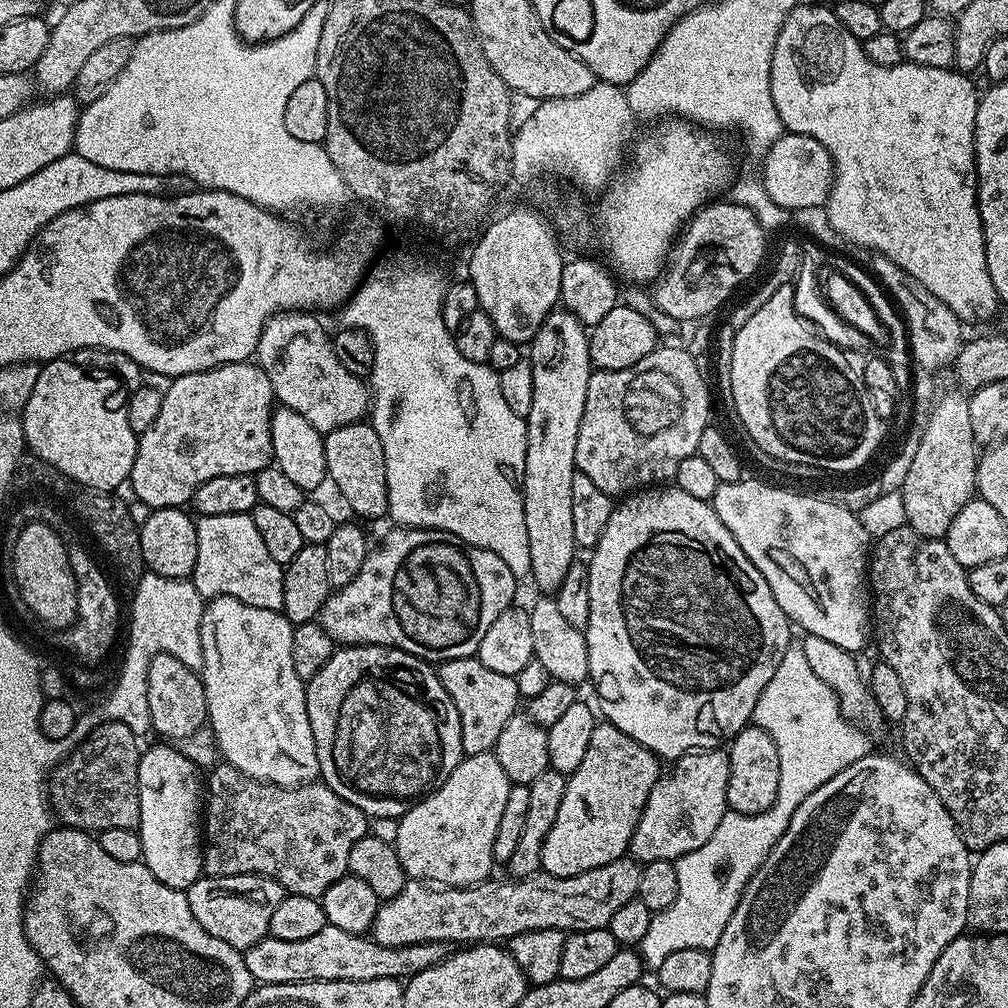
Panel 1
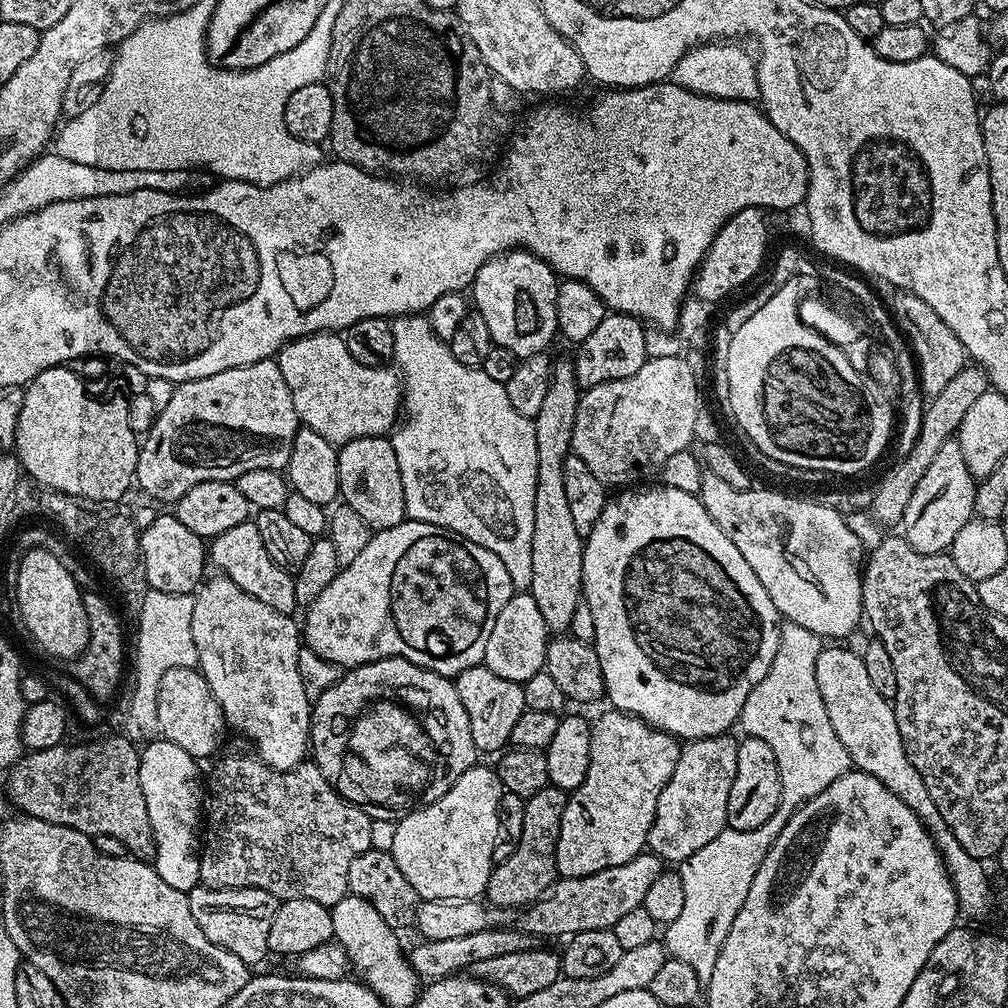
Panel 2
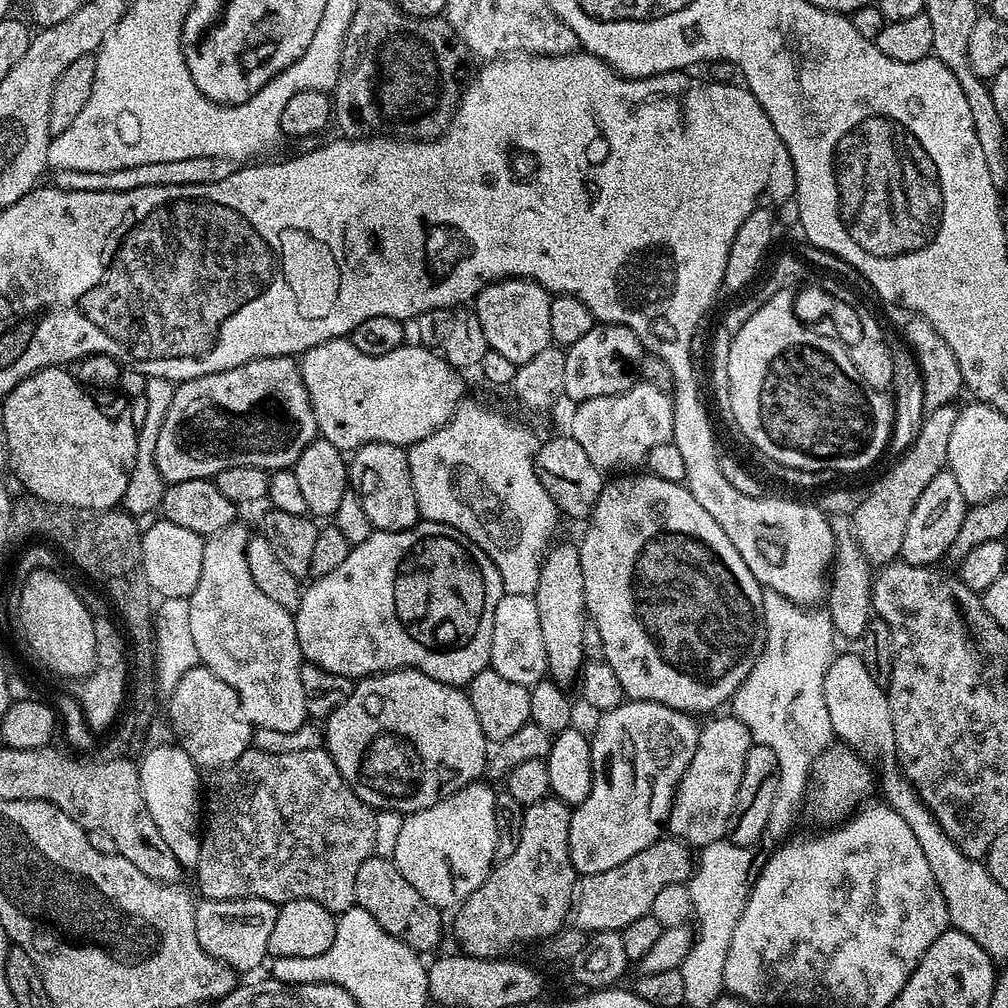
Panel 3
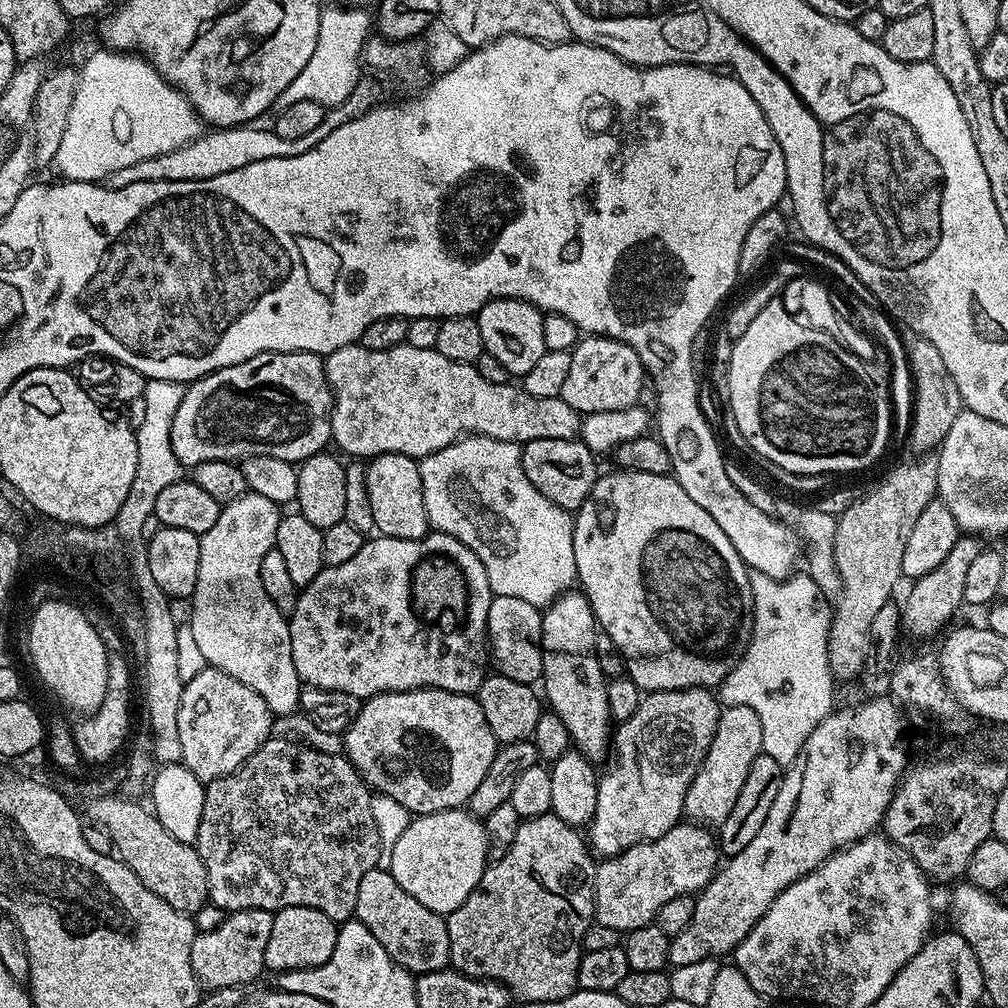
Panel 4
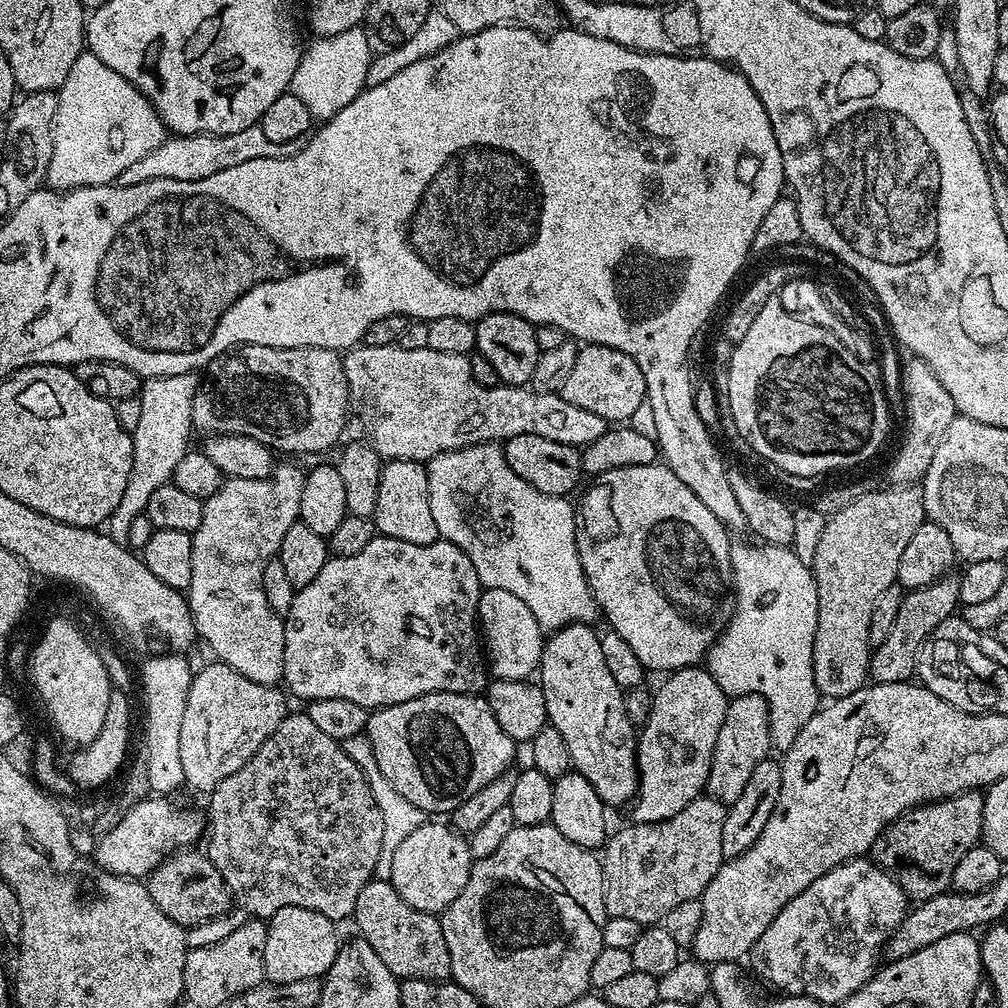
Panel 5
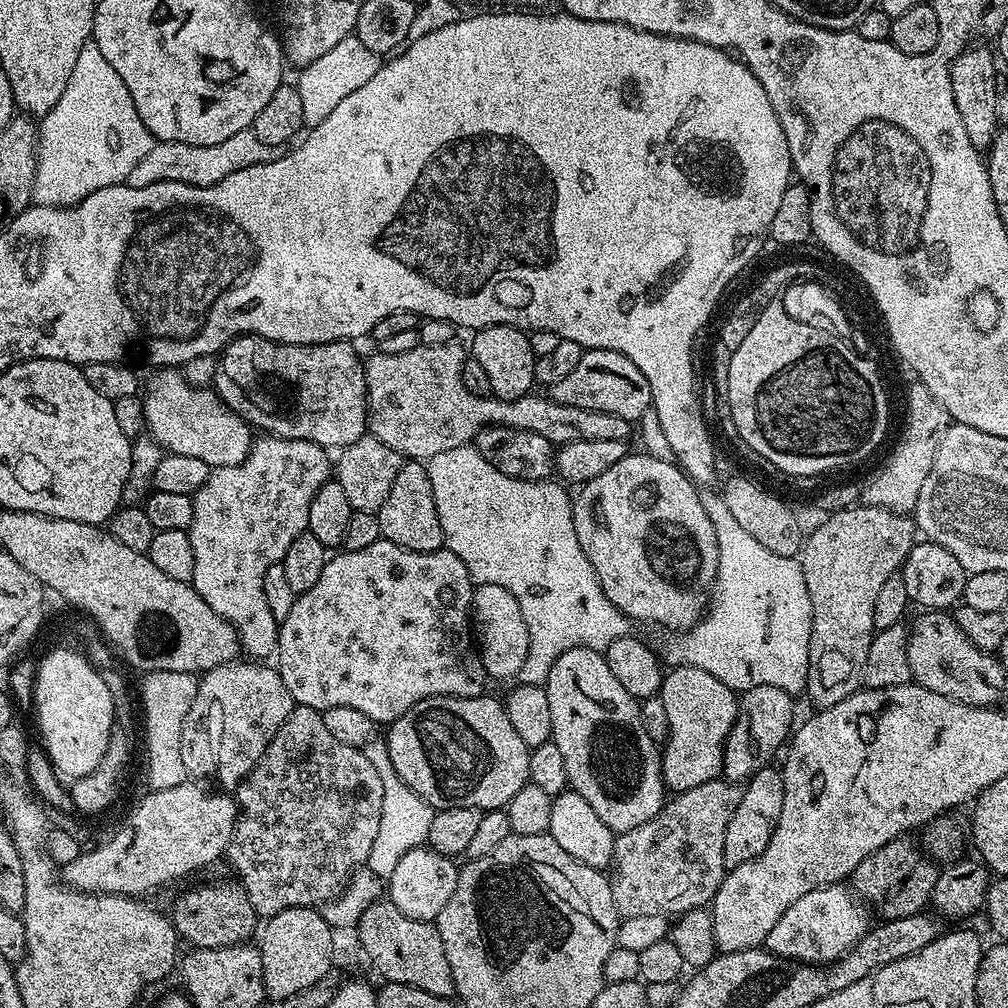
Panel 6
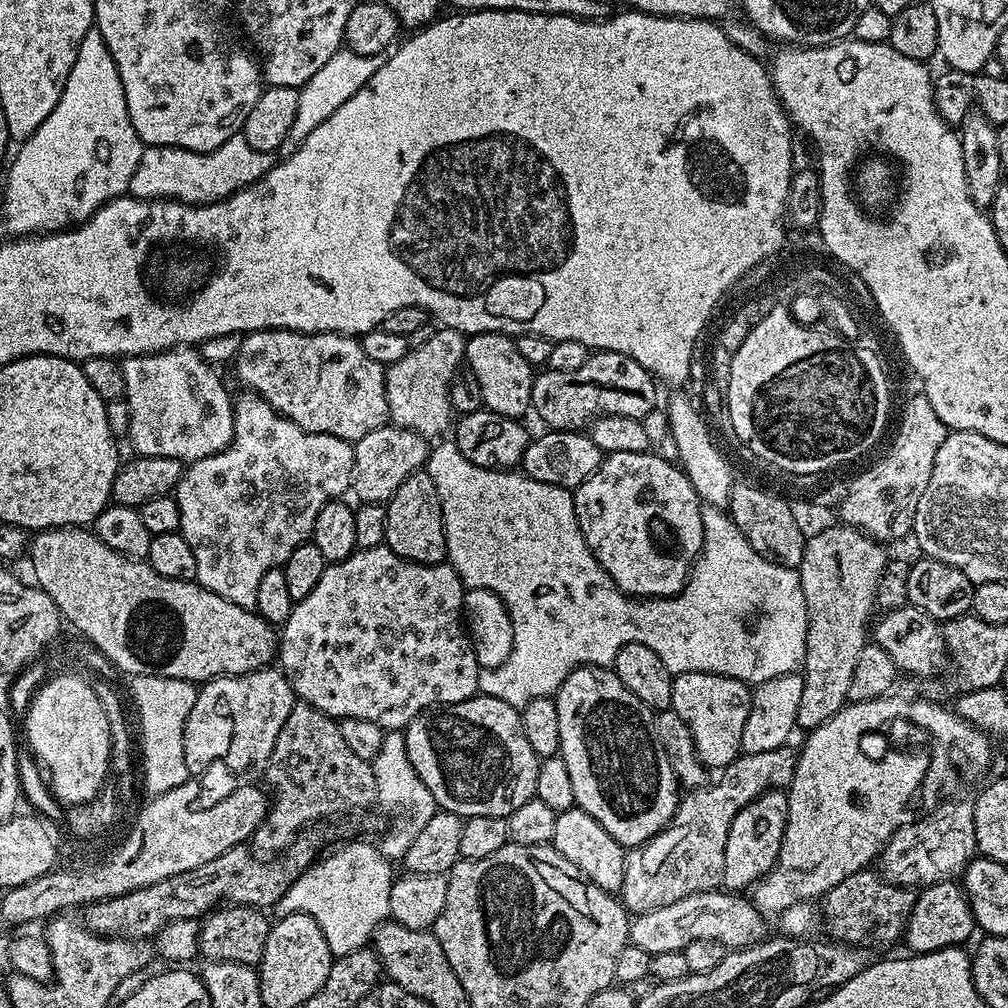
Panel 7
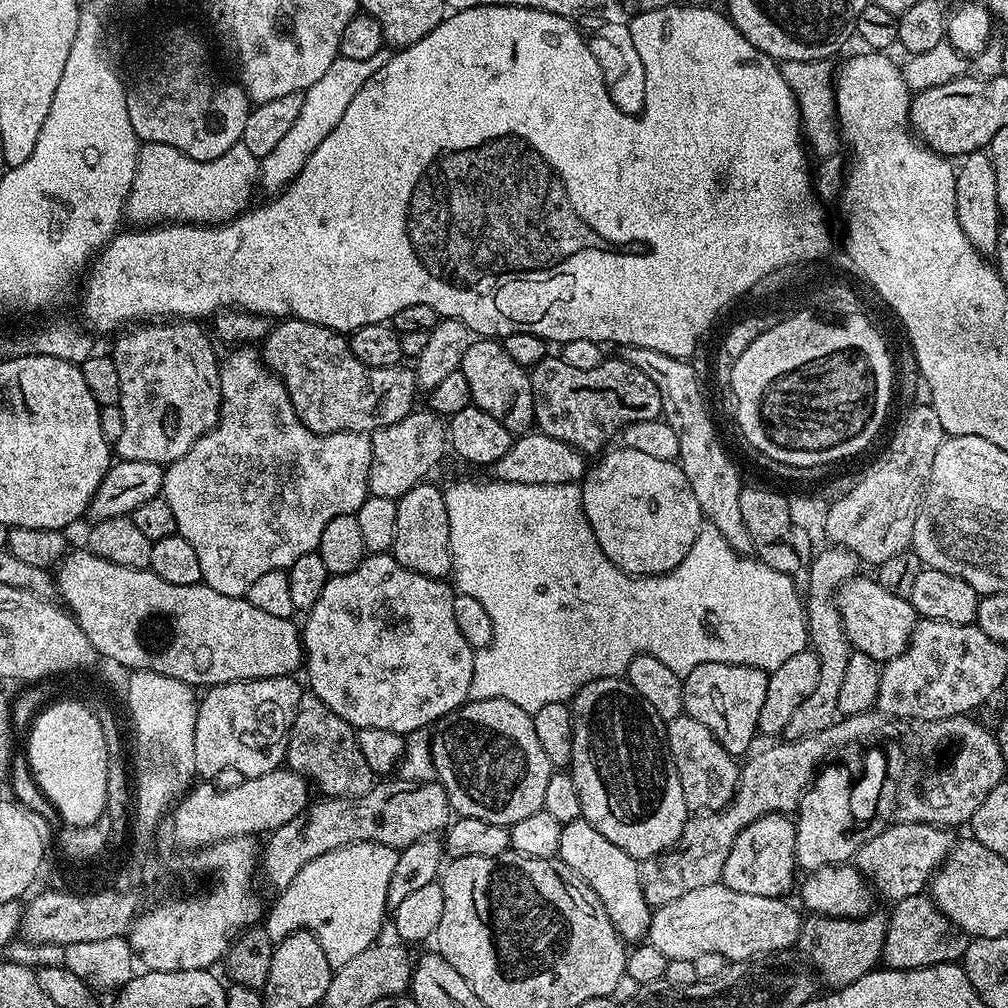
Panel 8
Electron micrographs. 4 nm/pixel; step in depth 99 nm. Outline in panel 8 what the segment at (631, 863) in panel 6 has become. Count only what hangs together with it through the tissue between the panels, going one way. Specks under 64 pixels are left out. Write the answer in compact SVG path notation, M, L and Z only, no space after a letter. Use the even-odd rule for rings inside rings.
M745 759L740 770L740 783L727 808L693 815L684 824L680 840L673 848L640 864L640 885L646 902L653 909L661 908L682 898L682 894L690 894L690 890L721 883L722 866L726 866L726 854L730 854L734 838L759 816L780 814L780 806L793 804L799 808L803 797L804 794L796 796L796 782L768 782L768 760Z

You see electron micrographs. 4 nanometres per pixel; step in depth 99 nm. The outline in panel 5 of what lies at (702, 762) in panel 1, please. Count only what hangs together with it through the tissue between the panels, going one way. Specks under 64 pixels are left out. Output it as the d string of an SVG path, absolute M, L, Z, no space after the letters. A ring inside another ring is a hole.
M742 694L729 699L726 718L722 730L718 730L718 742L714 746L714 758L710 762L707 795L713 796L721 804L732 804L742 794L750 774L758 767L758 762L769 759L773 751L770 732L770 710L766 698L758 694Z

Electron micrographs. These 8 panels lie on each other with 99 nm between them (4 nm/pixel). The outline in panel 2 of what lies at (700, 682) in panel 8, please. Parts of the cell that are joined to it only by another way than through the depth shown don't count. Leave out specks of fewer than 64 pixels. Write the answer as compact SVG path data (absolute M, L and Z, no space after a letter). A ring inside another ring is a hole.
M607 710L593 722L590 731L590 760L583 769L584 781L572 792L564 804L564 813L558 816L560 833L556 847L556 870L564 878L582 878L586 874L598 874L598 870L610 870L610 866L622 866L637 854L645 851L650 826L658 806L658 794L674 774L681 745L677 737L661 732L645 720L630 716L627 712Z

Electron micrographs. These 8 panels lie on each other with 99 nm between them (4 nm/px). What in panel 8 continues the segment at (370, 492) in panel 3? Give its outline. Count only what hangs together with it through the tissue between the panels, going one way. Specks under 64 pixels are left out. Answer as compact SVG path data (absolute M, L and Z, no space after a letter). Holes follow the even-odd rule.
M432 482L415 484L396 501L398 526L394 526L394 542L390 554L402 566L406 566L406 570L414 570L414 574L444 580L452 570L450 518L446 514L443 491L428 483Z

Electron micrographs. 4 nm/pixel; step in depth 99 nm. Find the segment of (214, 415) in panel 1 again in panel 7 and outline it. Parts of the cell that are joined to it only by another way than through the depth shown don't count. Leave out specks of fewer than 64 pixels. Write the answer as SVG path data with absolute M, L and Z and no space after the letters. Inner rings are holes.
M263 328L249 332L241 339L234 361L236 376L249 393L270 402L276 412L282 413L302 430L342 438L349 442L361 440L370 430L378 430L389 423L386 402L385 365L366 358L359 339L339 336L336 332L291 332L281 328Z

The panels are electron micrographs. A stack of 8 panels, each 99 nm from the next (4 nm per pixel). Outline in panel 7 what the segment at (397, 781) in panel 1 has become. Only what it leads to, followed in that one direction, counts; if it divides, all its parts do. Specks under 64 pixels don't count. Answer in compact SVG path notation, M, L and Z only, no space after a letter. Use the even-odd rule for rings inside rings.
M477 694L457 704L429 708L403 729L410 766L433 795L437 809L469 816L508 817L536 795L541 757L534 754L526 734L522 734L521 709L502 702L498 696Z

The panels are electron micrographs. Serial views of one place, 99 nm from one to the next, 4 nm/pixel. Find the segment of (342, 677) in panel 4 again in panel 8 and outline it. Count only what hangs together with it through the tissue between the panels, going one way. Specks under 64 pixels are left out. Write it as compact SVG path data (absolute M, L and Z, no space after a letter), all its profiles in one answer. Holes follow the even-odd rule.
M368 554L364 561L350 574L338 574L329 576L326 586L322 586L322 594L318 597L318 602L303 617L302 639L304 641L304 662L302 665L303 675L308 675L307 687L338 718L342 718L353 728L373 728L374 730L394 730L401 734L409 732L419 732L435 725L437 720L448 716L451 712L461 708L469 699L470 678L474 678L474 658L476 652L466 638L462 636L458 628L458 623L454 618L454 588L451 583L444 580L435 580L422 574L414 574L414 570L406 570L391 554Z

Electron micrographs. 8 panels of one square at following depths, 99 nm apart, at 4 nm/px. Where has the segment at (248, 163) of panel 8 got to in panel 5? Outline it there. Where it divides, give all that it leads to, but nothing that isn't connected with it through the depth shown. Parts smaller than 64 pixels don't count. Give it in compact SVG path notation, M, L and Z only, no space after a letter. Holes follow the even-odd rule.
M259 126L238 130L238 134L222 134L221 136L177 136L169 135L150 154L144 155L139 162L133 162L127 170L122 170L114 181L115 186L134 186L138 182L150 182L158 178L174 178L182 182L210 178L210 174L218 174L218 170L230 170L230 166L239 166L241 162L251 162L253 158L286 158L298 154L306 143L305 137L294 138L294 142L270 142L266 134L262 134Z

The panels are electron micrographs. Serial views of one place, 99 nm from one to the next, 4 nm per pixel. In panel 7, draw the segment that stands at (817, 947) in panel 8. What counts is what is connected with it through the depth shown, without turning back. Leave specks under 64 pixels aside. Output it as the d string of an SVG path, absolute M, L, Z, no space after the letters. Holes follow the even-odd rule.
M879 871L855 872L822 897L822 928L841 944L855 944L869 950L888 948L903 937L916 898L917 893L911 887L891 884Z

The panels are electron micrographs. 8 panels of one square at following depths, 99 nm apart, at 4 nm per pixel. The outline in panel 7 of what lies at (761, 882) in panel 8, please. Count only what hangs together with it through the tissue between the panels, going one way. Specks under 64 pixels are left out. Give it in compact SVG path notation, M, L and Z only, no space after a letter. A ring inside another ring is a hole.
M784 790L763 792L758 798L754 798L754 802L738 810L738 814L730 822L730 830L726 834L726 858L722 858L722 884L725 889L736 894L743 893L771 870L778 858L778 850L782 850L782 834L786 830L787 817L788 793Z

